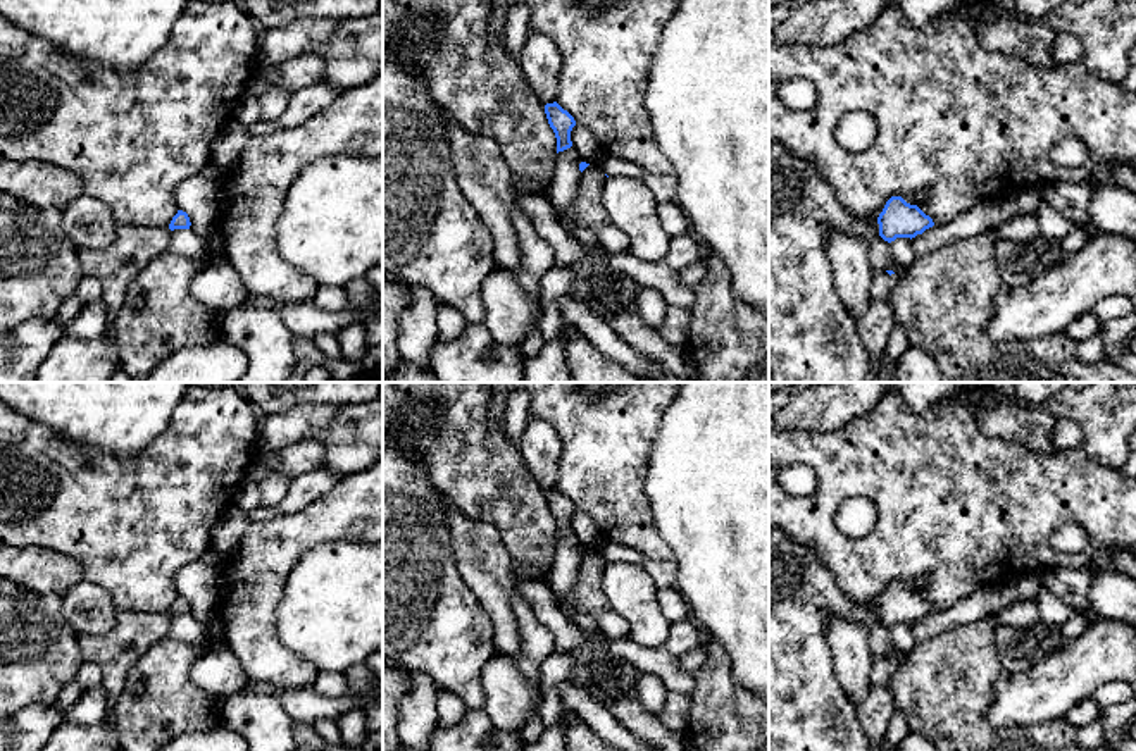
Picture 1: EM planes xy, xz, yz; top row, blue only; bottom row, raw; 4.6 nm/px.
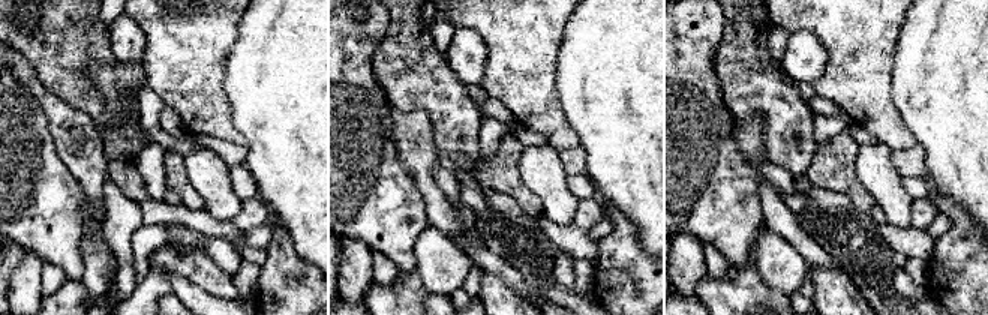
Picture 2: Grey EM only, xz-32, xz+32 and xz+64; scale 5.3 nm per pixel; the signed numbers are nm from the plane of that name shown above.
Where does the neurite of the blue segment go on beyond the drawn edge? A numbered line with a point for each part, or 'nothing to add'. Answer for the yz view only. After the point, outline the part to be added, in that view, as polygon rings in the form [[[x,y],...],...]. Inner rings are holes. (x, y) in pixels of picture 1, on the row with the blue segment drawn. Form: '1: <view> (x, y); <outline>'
1: yz (883, 283); [[[879,270],[874,274],[872,284],[871,284],[871,300],[883,301],[889,296],[889,293],[898,286],[902,276],[898,274],[888,274],[886,270]]]

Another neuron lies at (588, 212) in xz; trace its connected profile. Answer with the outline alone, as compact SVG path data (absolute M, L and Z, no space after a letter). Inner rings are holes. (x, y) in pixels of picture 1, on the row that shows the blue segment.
M590 164L581 172L572 219L579 227L593 231L603 250L627 251L627 236L610 220L602 202L605 179L607 176L598 164Z

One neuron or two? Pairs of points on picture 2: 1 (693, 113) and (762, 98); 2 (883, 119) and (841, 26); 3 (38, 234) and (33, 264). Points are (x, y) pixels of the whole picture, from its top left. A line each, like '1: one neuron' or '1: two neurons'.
1: two neurons
2: one neuron
3: two neurons

